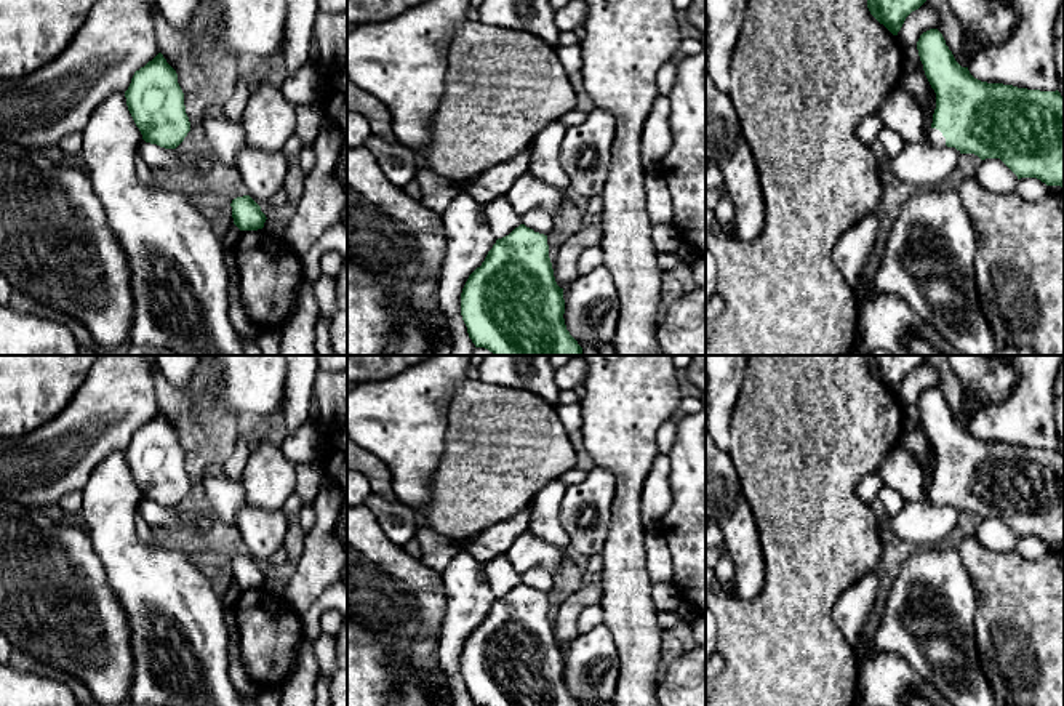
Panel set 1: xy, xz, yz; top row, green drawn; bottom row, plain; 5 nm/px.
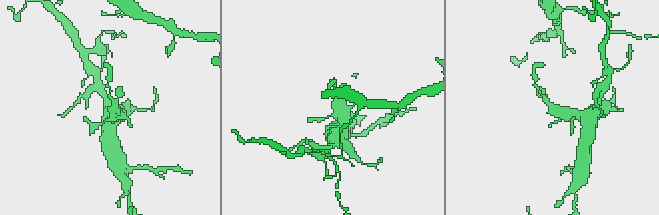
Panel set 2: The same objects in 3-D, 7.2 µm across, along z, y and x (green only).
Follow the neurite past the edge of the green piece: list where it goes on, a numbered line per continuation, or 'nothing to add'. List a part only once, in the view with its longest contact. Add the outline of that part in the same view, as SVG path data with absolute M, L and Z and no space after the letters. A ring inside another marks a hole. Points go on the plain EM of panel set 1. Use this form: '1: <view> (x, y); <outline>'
1: yz (935, 495); M931 487L928 490L928 501L933 504L946 504L946 496L942 495L942 491L936 487Z

